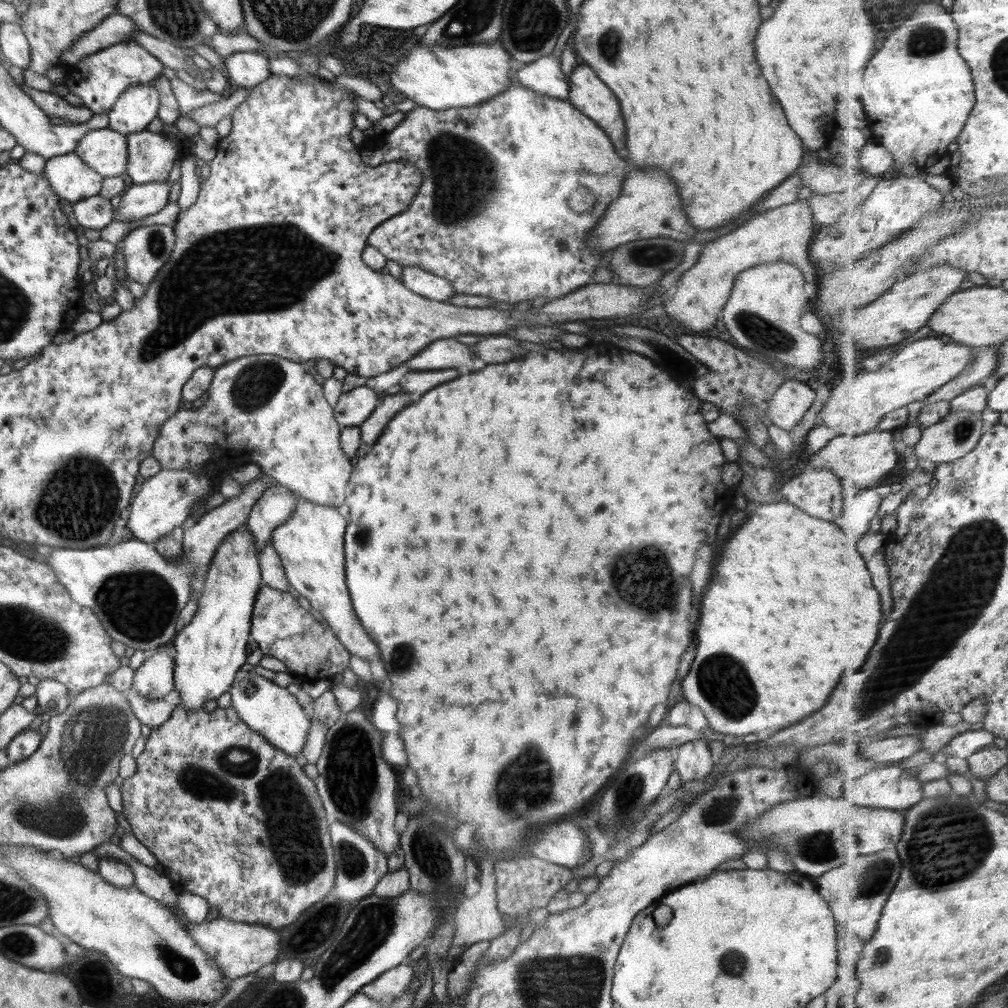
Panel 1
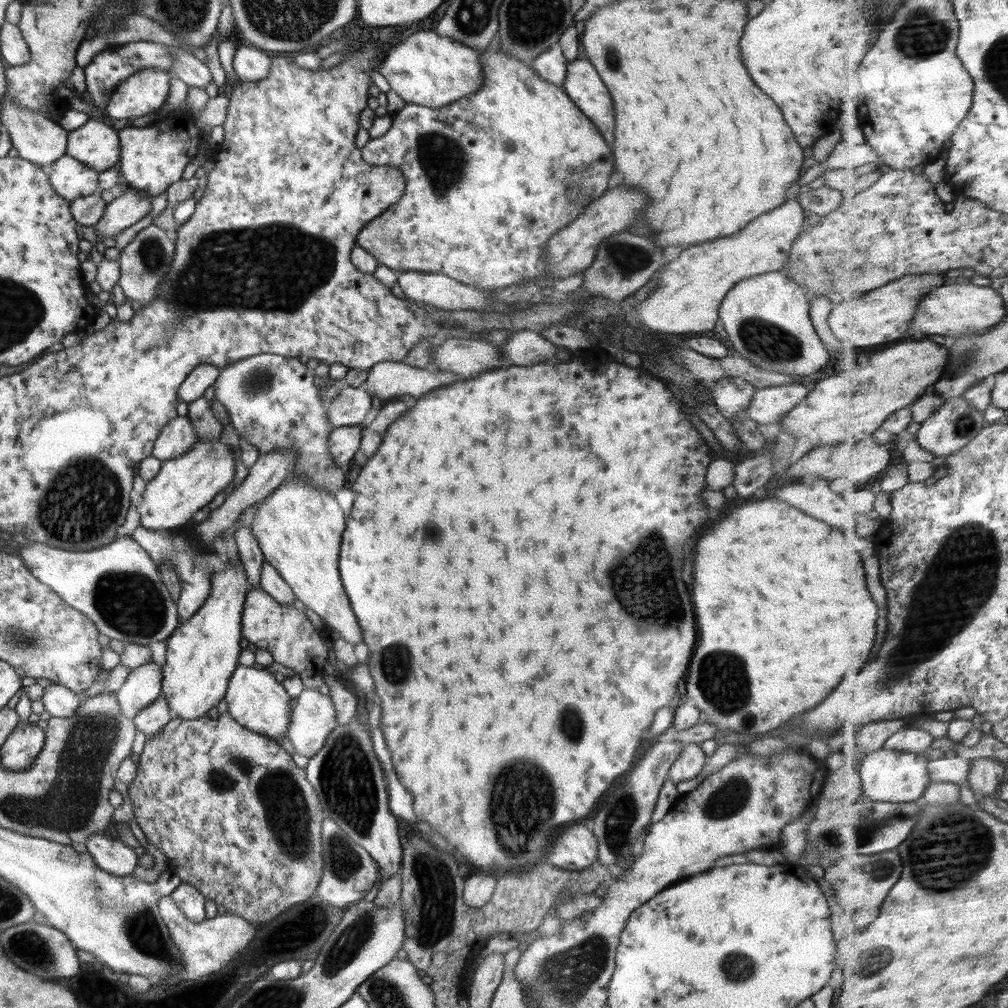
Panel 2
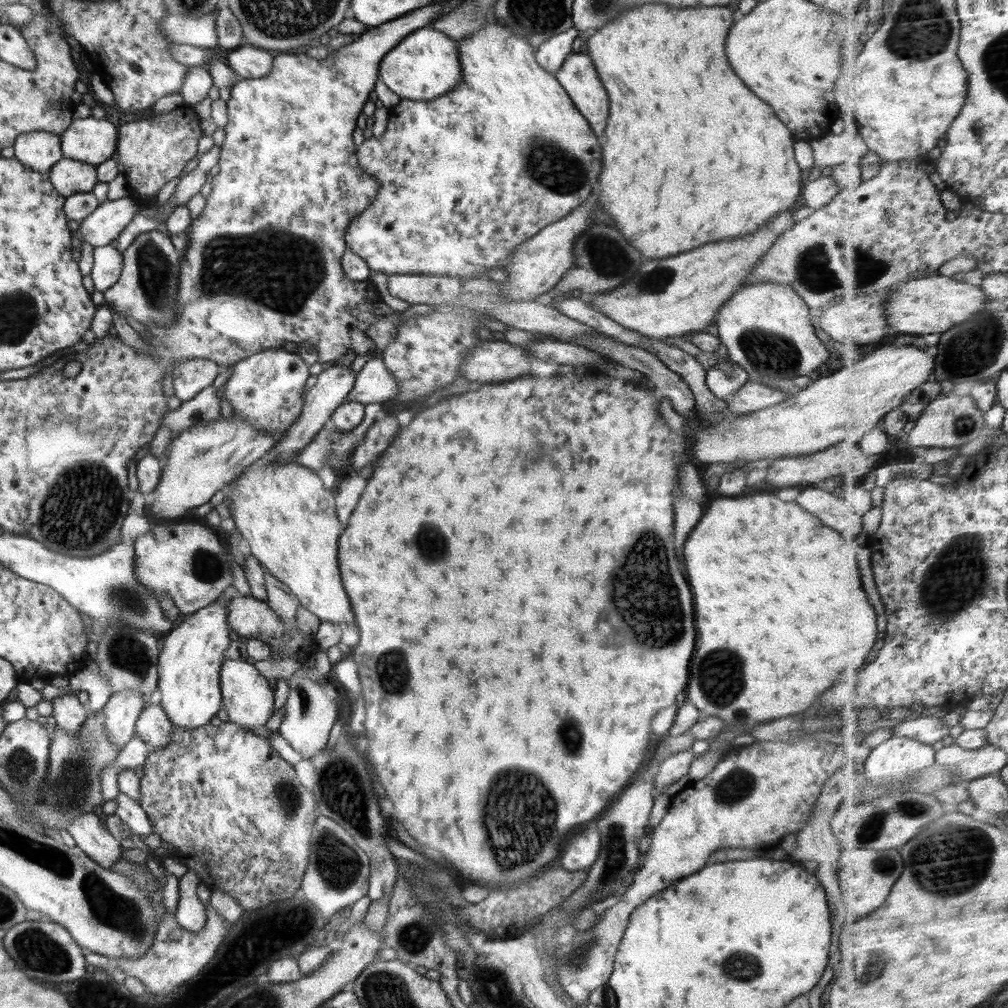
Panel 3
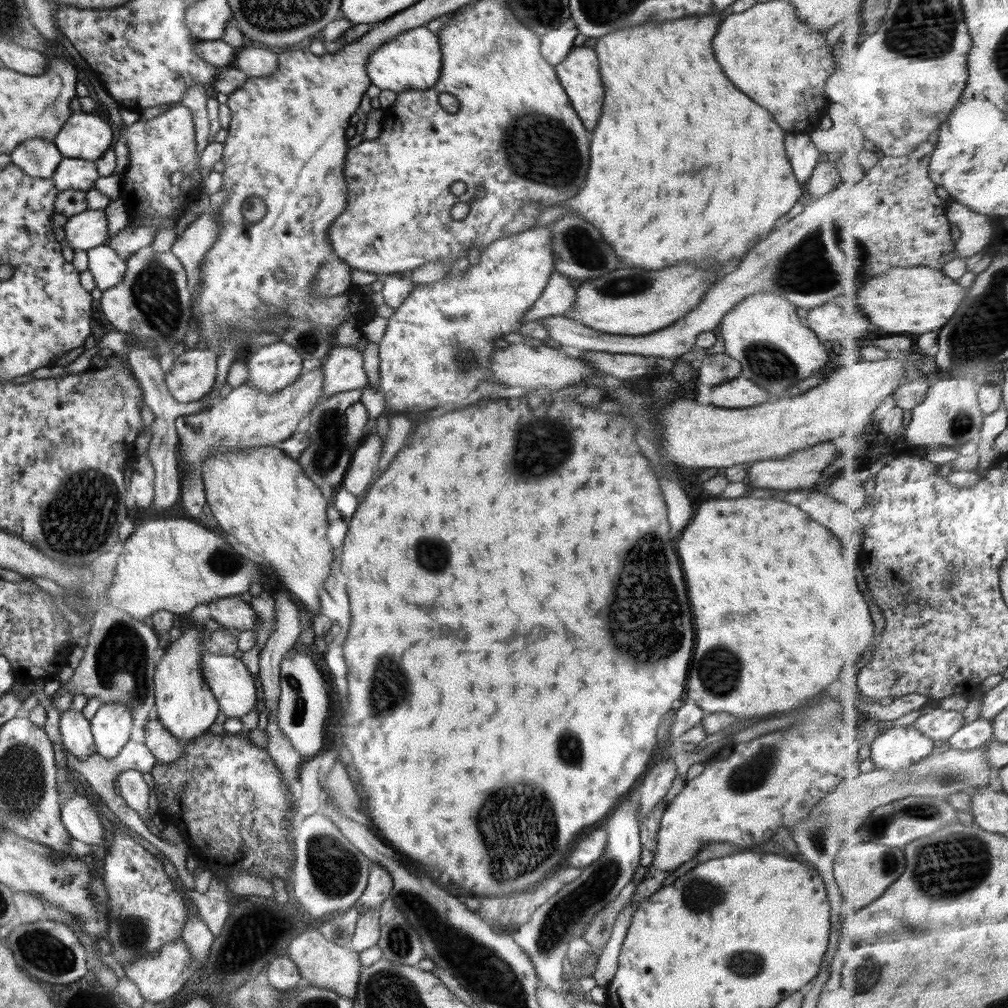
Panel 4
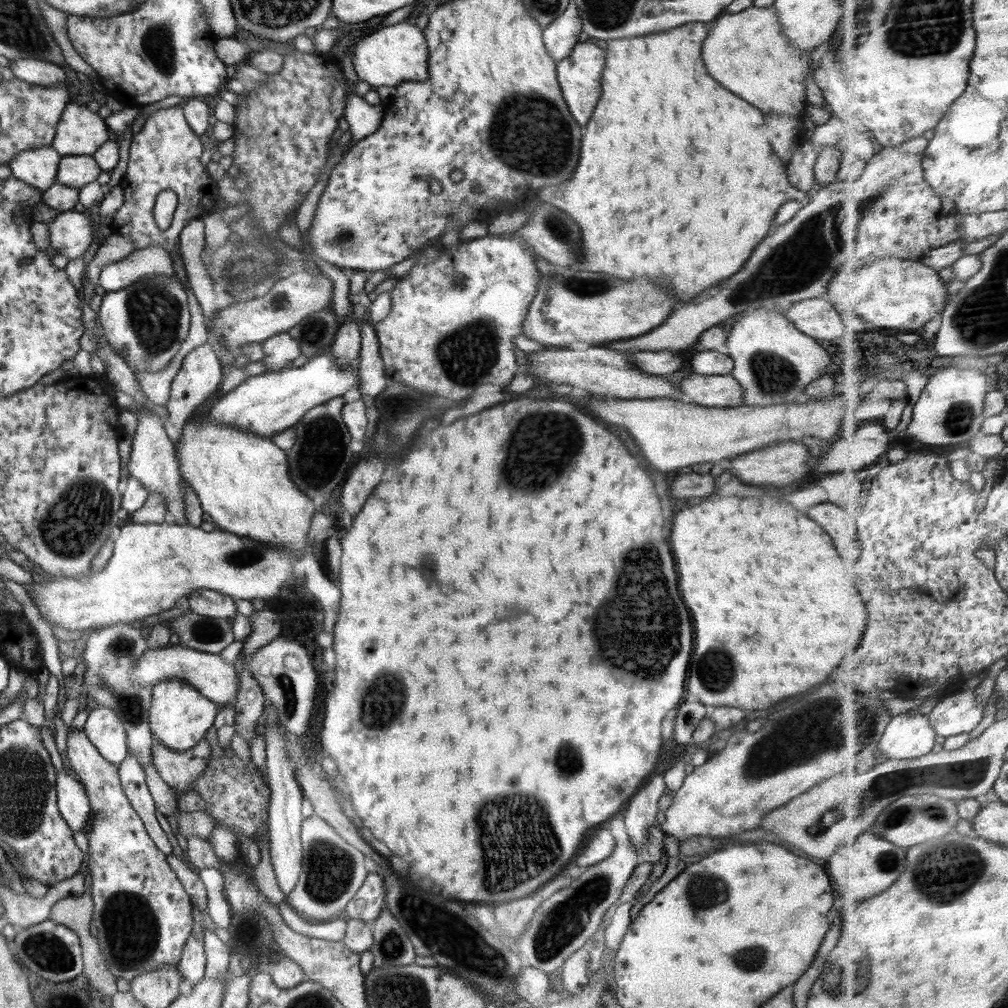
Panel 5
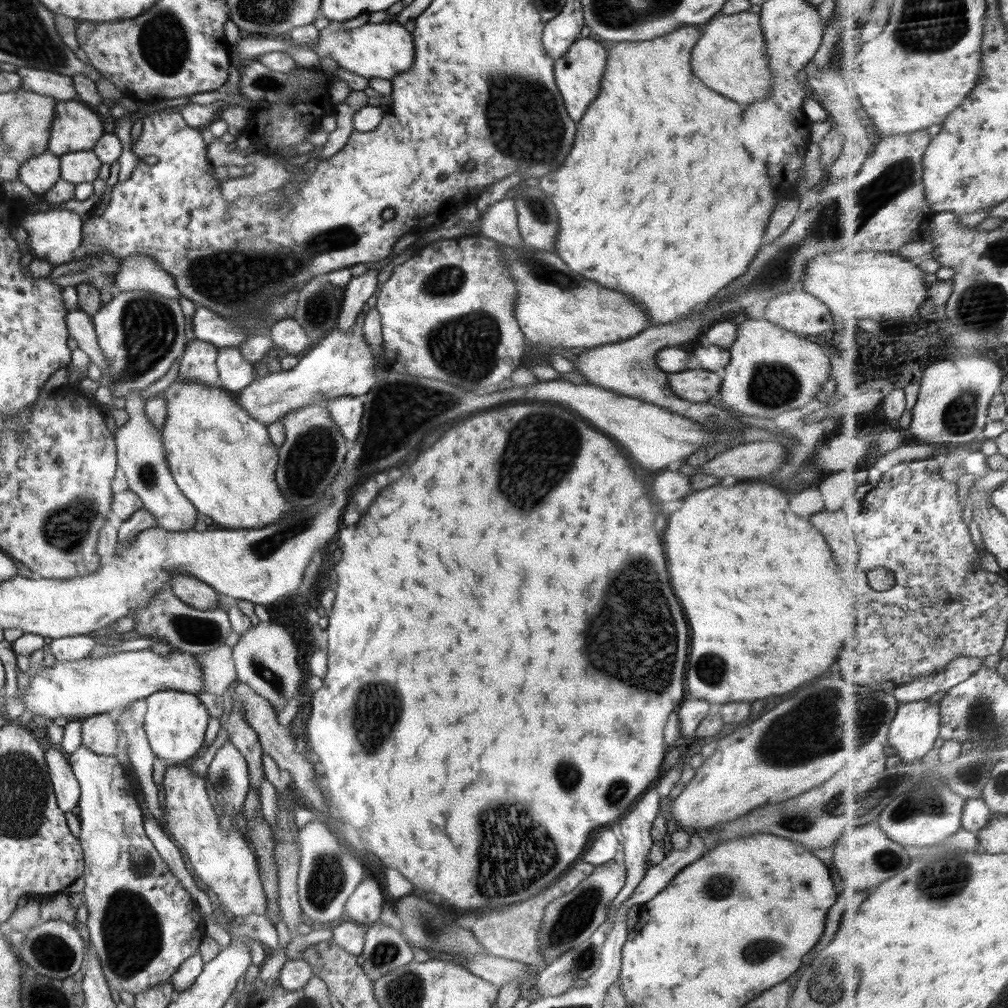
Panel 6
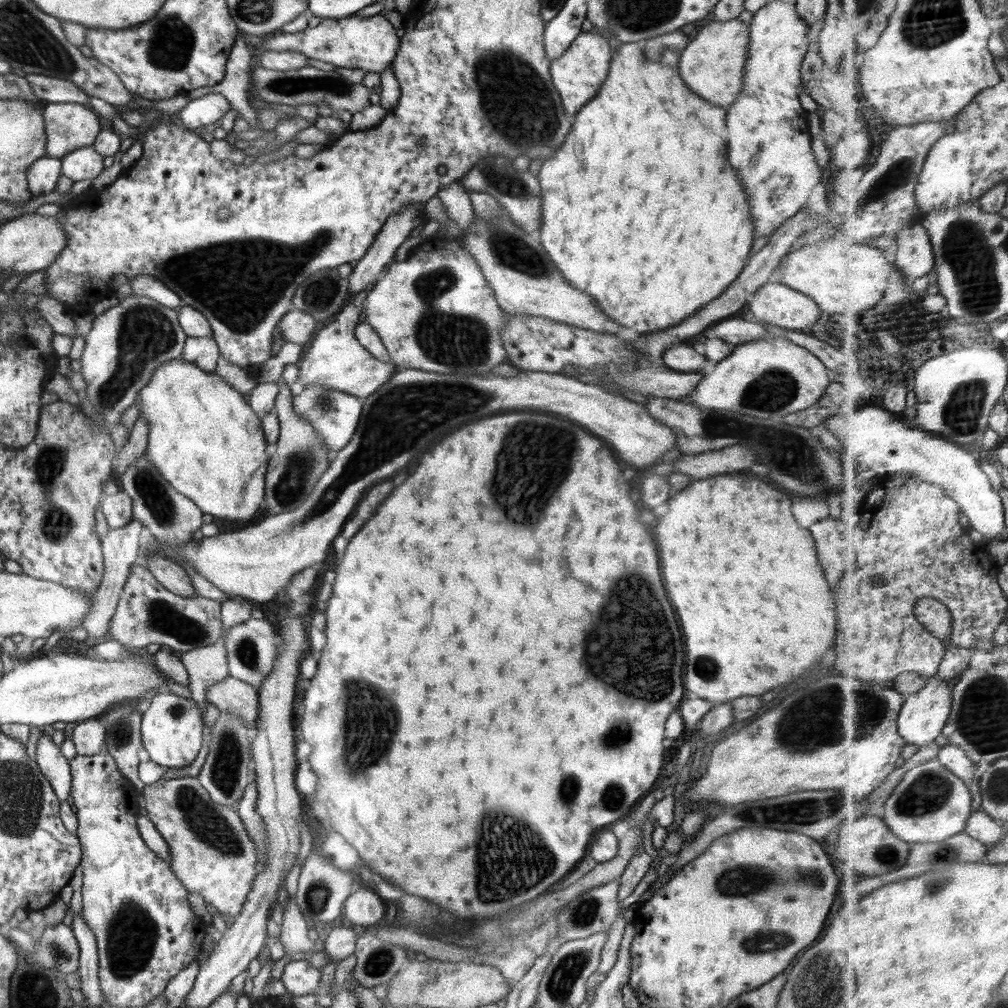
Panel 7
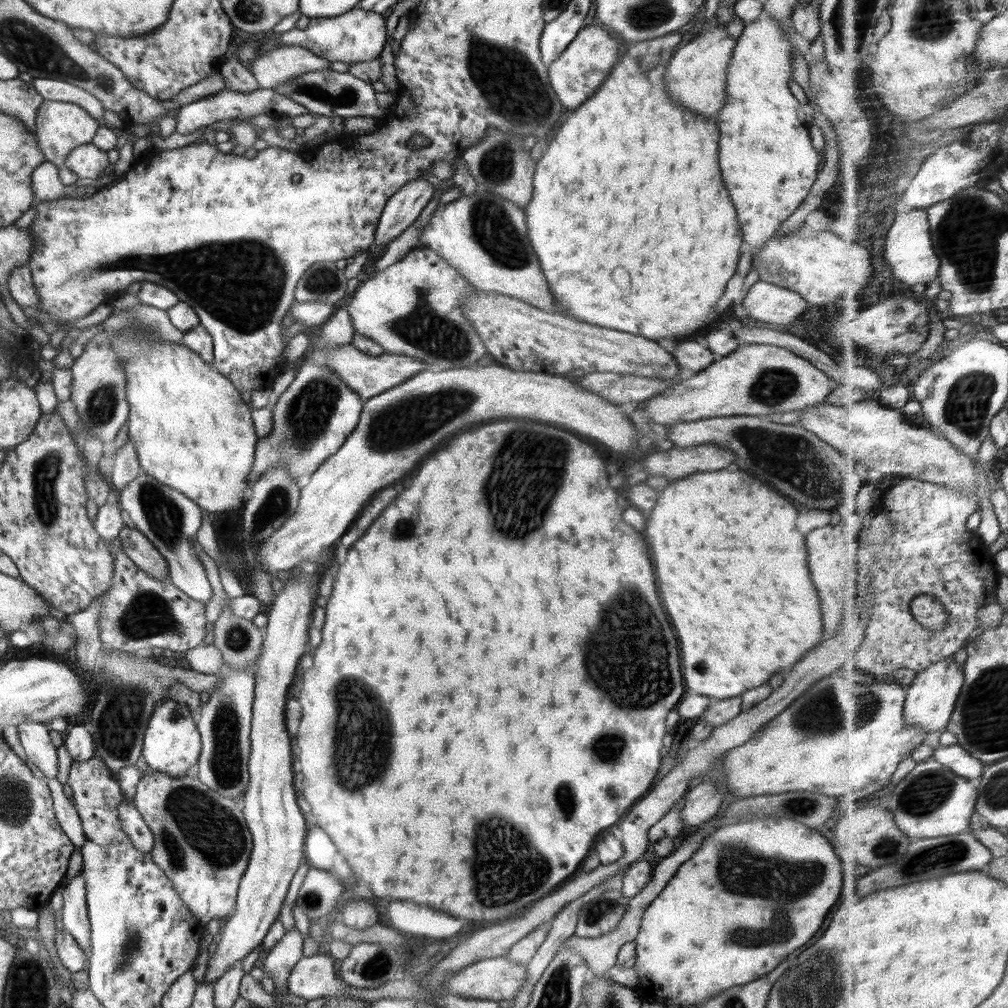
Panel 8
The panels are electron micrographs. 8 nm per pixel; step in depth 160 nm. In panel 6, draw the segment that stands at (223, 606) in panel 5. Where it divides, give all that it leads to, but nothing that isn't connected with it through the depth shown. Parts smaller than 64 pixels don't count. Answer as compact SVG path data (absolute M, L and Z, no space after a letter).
M173 574L171 591L184 603L198 610L212 610L219 606L219 593L205 582L189 574Z

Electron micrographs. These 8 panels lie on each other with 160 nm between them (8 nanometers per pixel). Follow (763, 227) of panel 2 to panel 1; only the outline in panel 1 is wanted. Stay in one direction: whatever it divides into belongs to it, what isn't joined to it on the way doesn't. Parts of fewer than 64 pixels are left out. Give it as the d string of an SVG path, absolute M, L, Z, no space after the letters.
M797 199L790 205L764 211L754 219L720 238L707 242L700 253L698 261L683 272L676 287L663 302L663 310L667 316L678 320L690 330L708 330L722 316L722 310L729 300L736 275L764 263L784 261L796 265L805 276L808 288L815 293L818 287L820 272L808 260L808 246L819 231L812 218L812 212L806 202Z

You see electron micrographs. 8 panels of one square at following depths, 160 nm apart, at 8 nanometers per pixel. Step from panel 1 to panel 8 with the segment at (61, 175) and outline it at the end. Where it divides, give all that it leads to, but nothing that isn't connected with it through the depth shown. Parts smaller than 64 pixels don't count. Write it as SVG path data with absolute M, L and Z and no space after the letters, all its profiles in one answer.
M92 143L82 144L70 152L63 166L79 178L96 179L110 164L106 153Z

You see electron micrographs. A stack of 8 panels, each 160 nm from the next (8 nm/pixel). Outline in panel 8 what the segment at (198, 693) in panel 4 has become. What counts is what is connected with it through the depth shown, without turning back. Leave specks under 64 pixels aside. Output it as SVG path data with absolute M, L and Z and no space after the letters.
M166 698L153 710L144 733L141 752L149 770L166 773L171 777L181 777L186 775L190 766L198 762L201 753L201 734L197 730L195 717L187 704L173 701L171 698Z

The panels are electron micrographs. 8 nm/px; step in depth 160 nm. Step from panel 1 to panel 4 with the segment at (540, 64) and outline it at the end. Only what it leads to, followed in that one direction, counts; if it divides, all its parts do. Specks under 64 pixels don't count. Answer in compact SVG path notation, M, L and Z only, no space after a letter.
M568 18L558 28L543 34L540 39L540 50L546 62L554 67L560 64L573 49L578 33L575 22Z

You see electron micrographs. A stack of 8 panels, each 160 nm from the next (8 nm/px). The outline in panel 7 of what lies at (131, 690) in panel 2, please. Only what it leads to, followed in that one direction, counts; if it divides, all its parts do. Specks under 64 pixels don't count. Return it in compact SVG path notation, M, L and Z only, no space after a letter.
M95 718L68 727L77 754L90 756L104 751L104 726Z

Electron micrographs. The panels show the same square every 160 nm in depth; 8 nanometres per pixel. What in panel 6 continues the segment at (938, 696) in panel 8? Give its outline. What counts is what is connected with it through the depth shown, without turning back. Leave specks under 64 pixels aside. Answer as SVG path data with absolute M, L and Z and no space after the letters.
M918 700L904 703L890 731L890 744L908 763L924 760L936 746L942 730L941 703Z

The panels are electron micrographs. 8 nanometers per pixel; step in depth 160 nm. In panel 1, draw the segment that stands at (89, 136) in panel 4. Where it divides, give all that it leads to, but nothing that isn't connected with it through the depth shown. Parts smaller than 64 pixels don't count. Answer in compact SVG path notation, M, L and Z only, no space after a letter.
M106 128L89 130L74 153L104 178L126 174L128 149L126 135Z

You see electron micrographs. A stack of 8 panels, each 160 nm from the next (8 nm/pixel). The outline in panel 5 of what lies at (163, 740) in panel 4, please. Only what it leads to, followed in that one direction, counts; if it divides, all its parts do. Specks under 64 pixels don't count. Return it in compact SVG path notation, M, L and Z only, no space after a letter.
M206 737L184 752L170 750L154 740L151 751L151 765L155 767L158 776L174 790L178 799L189 791L194 791L193 782L205 770L207 760L211 757Z

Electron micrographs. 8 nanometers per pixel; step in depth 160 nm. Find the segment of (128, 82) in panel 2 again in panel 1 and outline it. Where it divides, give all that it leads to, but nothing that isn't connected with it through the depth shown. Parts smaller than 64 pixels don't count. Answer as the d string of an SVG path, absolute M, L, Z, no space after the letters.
M152 81L127 88L108 113L107 127L123 135L146 129L158 116L159 100L160 95Z

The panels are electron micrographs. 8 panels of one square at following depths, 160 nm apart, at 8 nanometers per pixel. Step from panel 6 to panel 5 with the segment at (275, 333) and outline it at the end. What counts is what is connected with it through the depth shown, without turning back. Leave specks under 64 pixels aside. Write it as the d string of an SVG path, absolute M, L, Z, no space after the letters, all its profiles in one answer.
M281 332L261 343L265 357L261 360L268 370L280 371L291 366L291 362L301 355L298 342L287 332Z

